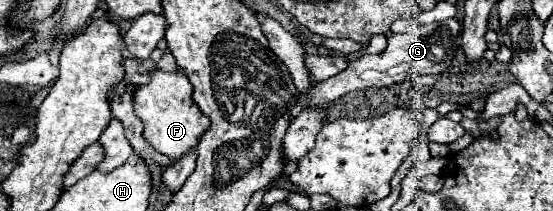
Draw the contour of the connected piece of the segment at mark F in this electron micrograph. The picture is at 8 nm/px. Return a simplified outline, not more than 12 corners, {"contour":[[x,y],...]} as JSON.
{"contour":[[155,69],[133,105],[169,159],[193,151],[211,121],[185,73]]}

